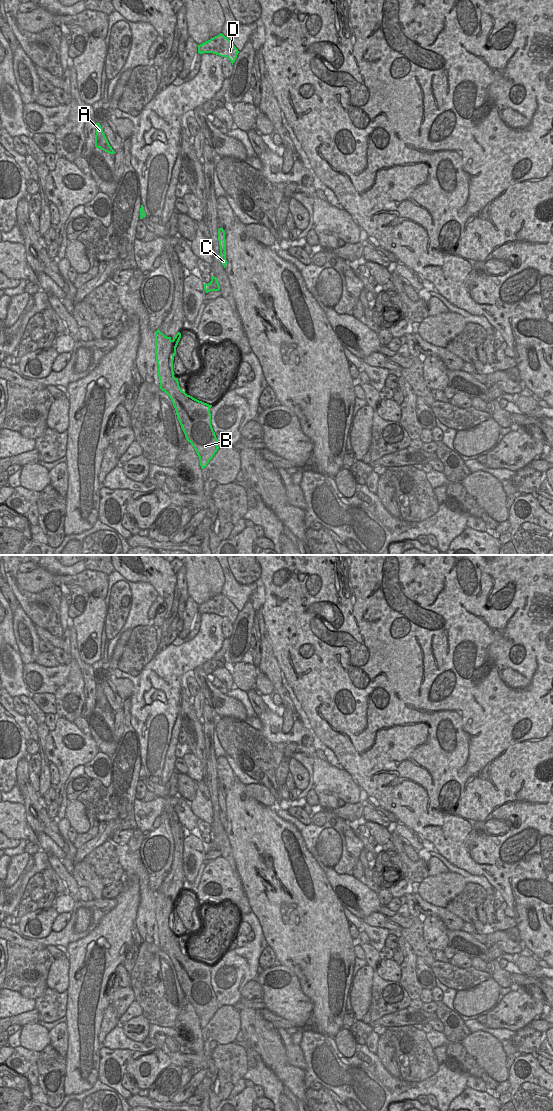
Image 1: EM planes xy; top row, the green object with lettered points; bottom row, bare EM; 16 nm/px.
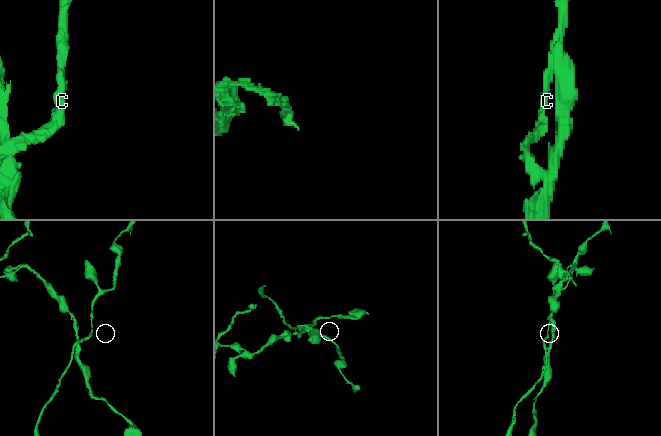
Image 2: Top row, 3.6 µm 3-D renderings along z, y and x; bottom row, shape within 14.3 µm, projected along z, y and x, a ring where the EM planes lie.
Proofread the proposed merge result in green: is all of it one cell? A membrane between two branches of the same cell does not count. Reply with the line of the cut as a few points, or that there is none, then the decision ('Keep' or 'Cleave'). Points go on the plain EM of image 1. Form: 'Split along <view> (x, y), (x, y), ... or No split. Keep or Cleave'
Split along xy (159, 890), (155, 892). Cleave

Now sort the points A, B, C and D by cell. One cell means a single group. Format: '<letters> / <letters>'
A B / C D

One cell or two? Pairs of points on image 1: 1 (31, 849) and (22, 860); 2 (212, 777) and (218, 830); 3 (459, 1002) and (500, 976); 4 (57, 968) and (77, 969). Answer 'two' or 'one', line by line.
1: two
2: one
3: two
4: two

